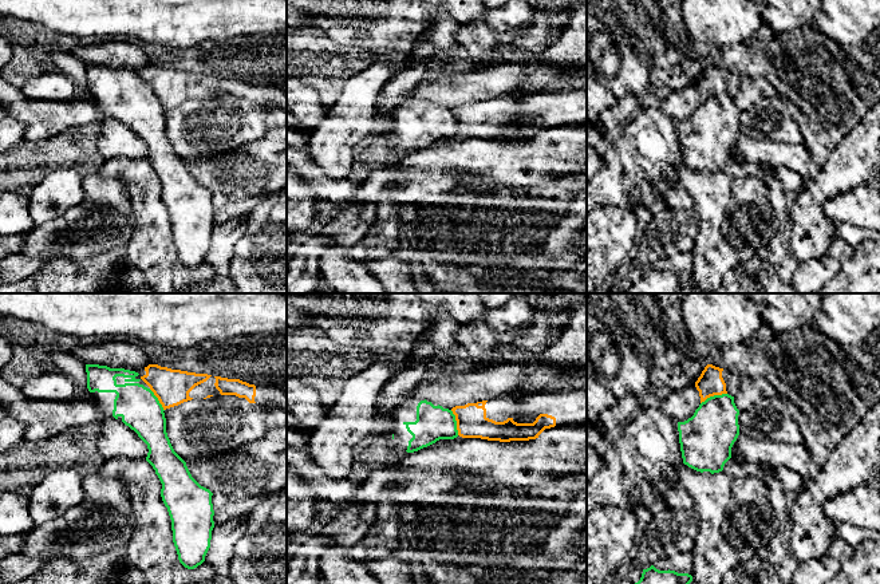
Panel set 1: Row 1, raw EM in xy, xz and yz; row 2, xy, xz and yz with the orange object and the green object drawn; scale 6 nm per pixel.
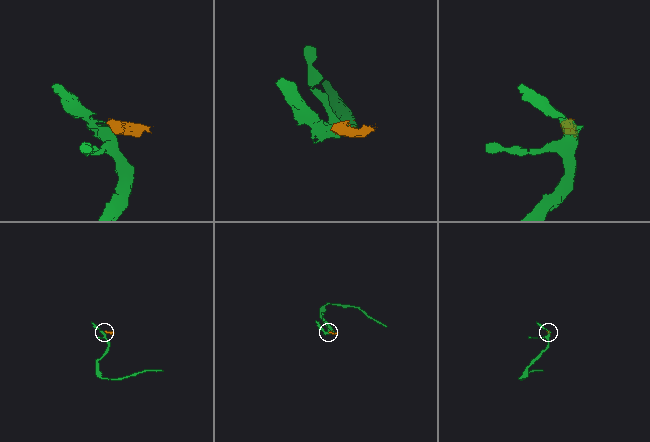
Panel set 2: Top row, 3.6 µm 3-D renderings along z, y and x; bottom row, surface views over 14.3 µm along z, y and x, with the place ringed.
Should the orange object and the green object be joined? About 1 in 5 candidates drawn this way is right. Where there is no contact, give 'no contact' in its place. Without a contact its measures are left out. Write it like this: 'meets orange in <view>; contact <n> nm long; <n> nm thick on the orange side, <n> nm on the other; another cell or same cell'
meets orange in yz; contact 170 nm long; 150 nm thick on the orange side, 300 nm on the other; another cell

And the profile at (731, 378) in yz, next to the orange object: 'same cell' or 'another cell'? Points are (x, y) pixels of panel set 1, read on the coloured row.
same cell

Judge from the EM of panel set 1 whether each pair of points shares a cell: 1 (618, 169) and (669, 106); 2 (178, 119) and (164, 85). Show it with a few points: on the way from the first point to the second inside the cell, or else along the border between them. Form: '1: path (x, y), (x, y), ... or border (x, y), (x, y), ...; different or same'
1: border (659, 109), (677, 122); different
2: border (202, 98), (192, 98), (165, 110); different

